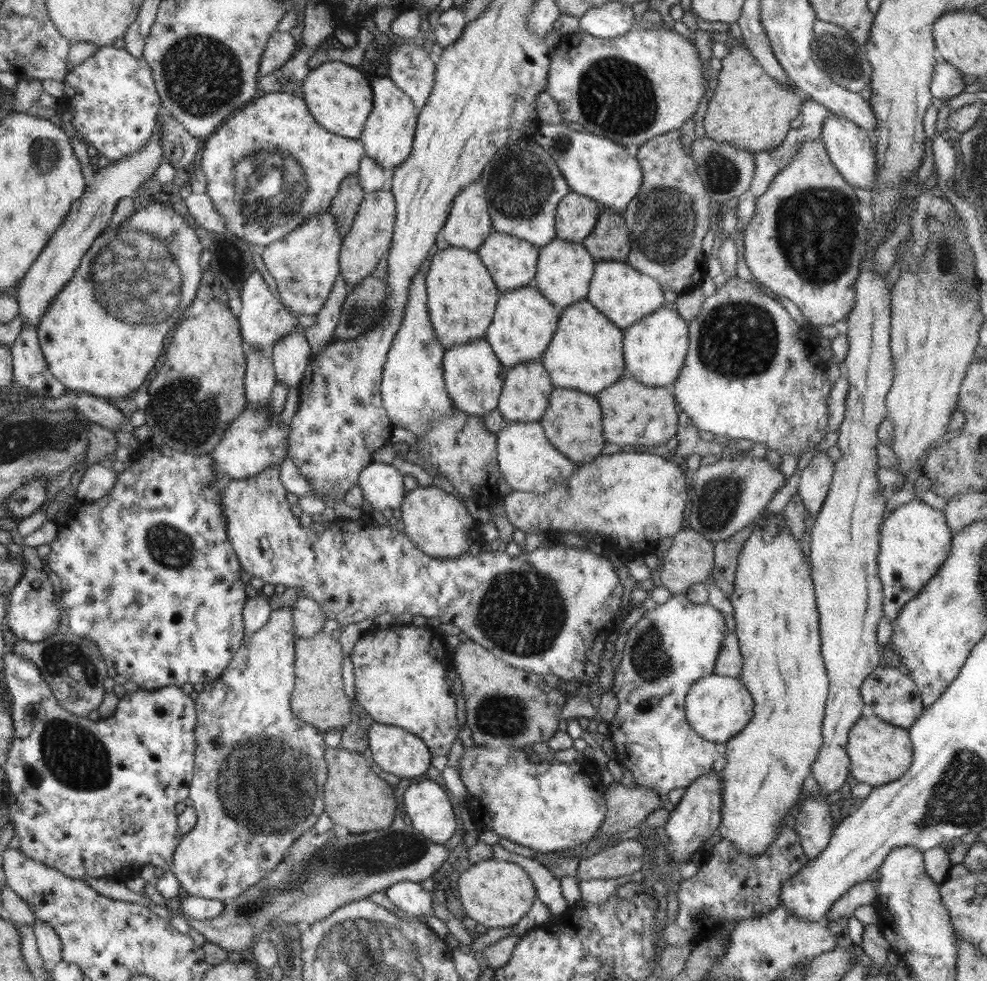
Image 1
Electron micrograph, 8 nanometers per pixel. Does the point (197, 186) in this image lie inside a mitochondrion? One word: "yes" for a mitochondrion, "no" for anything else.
no

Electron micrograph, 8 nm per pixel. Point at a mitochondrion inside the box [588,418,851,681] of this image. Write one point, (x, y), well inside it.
(716, 505)

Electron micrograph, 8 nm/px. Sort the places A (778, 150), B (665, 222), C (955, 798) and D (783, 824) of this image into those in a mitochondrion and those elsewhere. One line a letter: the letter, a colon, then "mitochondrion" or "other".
A: other
B: mitochondrion
C: mitochondrion
D: other

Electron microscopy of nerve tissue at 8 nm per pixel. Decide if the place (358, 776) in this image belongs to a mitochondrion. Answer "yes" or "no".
no

